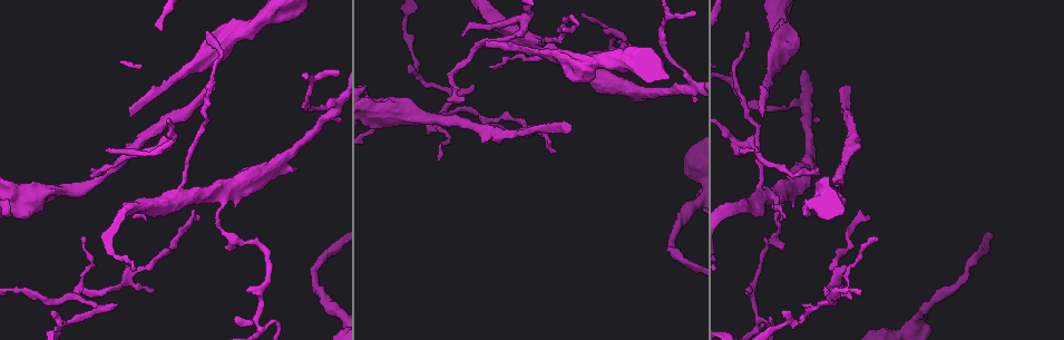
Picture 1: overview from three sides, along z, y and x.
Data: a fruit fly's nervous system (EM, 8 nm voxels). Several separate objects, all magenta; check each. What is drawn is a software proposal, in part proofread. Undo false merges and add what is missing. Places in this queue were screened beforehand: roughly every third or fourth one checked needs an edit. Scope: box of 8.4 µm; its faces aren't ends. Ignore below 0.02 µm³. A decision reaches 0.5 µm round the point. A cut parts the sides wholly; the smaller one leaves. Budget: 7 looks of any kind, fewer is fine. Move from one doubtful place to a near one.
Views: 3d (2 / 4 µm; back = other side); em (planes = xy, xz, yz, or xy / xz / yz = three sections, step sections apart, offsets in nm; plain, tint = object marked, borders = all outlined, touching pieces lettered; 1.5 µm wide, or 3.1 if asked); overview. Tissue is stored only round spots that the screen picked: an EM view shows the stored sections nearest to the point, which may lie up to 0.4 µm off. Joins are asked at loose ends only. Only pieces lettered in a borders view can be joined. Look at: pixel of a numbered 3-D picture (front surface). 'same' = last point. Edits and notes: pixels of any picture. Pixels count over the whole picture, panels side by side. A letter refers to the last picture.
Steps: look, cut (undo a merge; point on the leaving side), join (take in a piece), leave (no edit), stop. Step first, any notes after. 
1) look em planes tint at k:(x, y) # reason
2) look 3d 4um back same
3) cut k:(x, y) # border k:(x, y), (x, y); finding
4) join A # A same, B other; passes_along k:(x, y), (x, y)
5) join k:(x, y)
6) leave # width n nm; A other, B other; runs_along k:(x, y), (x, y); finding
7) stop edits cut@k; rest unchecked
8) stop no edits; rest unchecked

look em yz step 4 tint at 1:(761, 116) # thin end

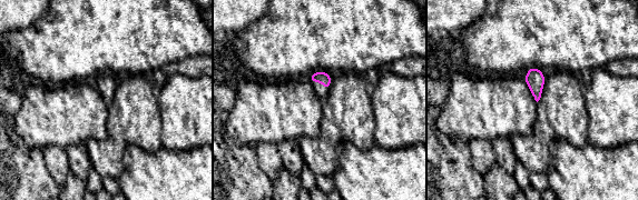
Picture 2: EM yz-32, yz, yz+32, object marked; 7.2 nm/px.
look em planes borders same # cut it another way

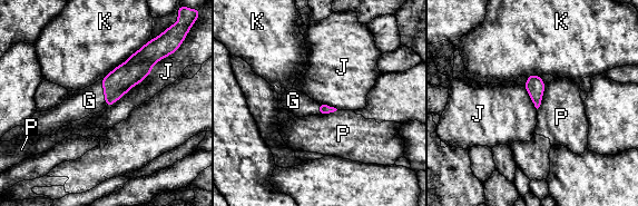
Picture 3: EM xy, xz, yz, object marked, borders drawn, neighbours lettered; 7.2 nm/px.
join G # G same, J other, K other, P other; the neuron continues

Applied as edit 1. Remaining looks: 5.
look overview

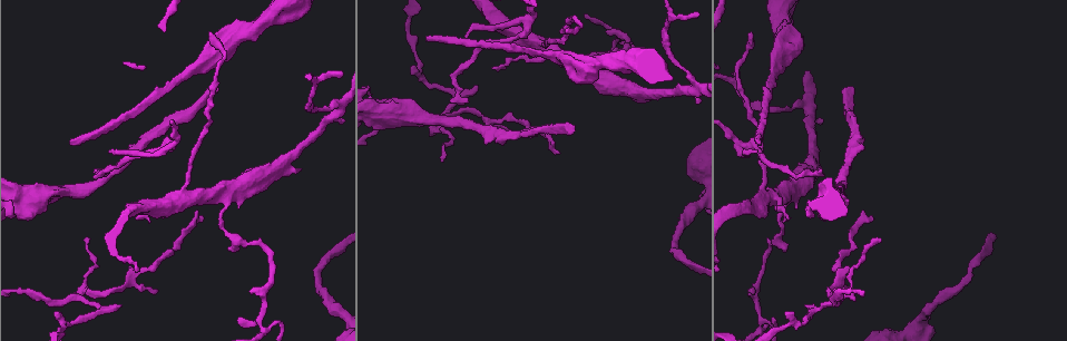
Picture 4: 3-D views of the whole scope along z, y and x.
look em planes borders at 4:(753, 33) # end of a long branch

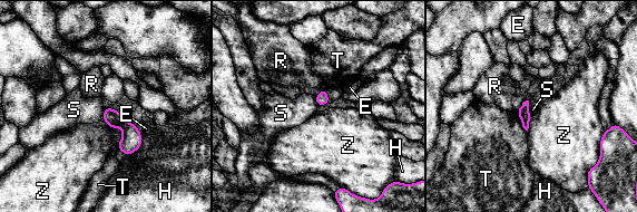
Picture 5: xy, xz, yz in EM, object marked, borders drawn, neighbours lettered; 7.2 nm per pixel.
leave # width 80 nm; E other, H other, R other, S other, T other, Z other; border 5:(528, 100), (528, 112), (531, 116); none of them fits

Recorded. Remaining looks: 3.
look em planes borders at 4:(263, 328) # abrupt turn

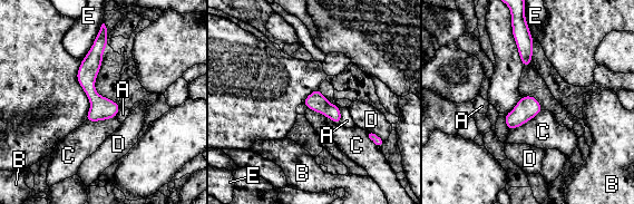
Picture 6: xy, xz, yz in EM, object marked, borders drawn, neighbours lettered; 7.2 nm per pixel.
leave # A other, B other, C other, D other, E other; all the same neuron

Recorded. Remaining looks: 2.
stop edits join@3; rest unchecked

